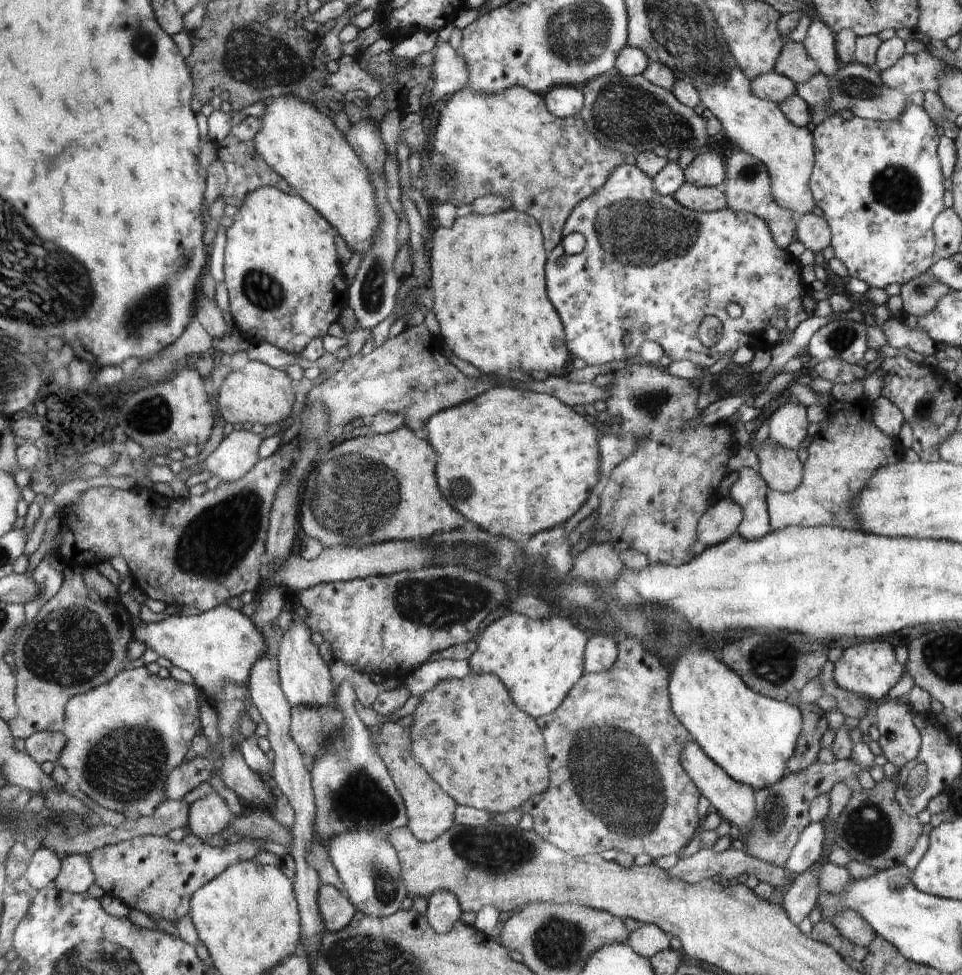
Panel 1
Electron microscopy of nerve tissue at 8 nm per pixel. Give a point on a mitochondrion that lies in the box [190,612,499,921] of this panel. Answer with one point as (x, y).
(361, 797)

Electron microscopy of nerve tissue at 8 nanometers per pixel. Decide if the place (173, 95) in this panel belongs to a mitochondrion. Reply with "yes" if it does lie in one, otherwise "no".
no

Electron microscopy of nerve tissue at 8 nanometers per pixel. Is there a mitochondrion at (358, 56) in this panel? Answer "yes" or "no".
no

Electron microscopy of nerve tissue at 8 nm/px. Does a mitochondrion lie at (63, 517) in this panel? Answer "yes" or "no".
no

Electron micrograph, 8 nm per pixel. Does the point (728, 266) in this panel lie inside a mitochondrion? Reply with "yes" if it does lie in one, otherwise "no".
no

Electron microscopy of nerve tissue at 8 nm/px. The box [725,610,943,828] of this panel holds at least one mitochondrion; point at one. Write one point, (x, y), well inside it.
(774, 662)

